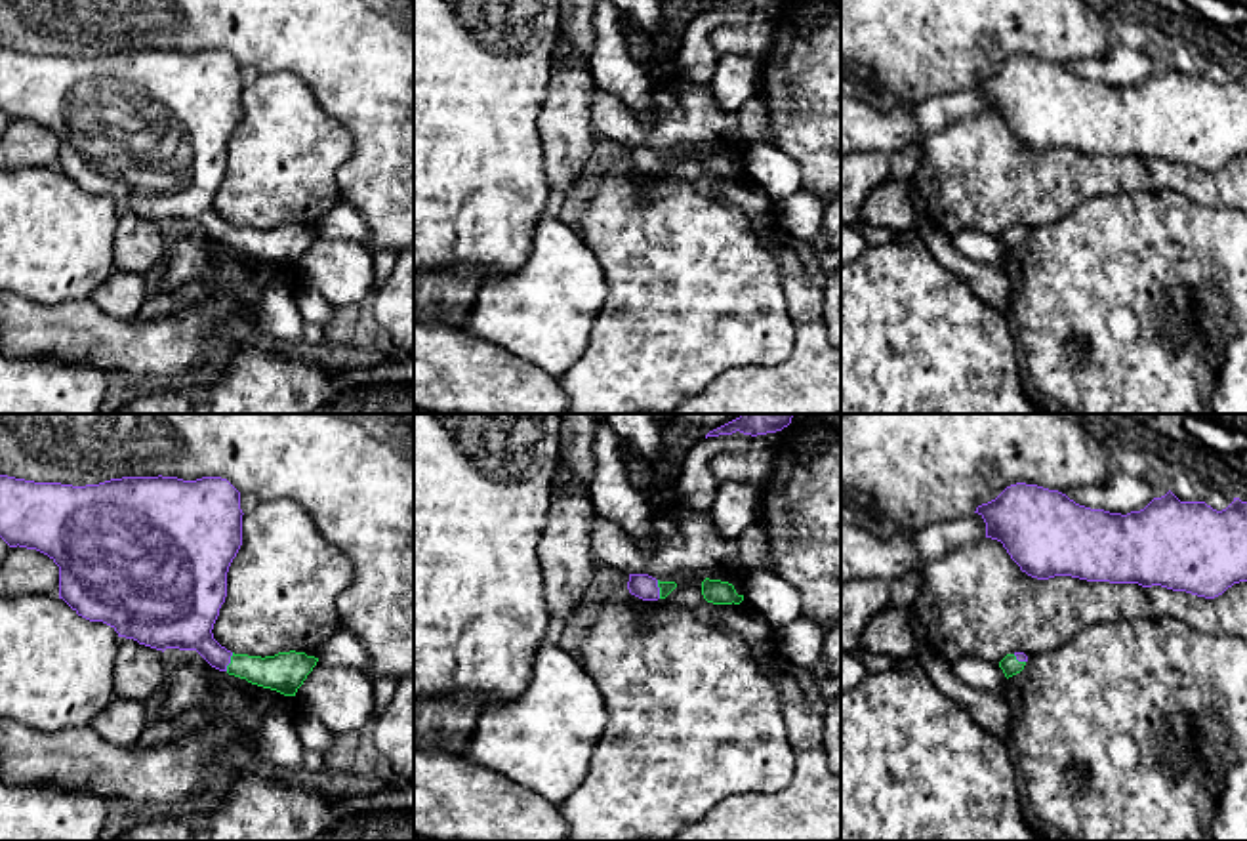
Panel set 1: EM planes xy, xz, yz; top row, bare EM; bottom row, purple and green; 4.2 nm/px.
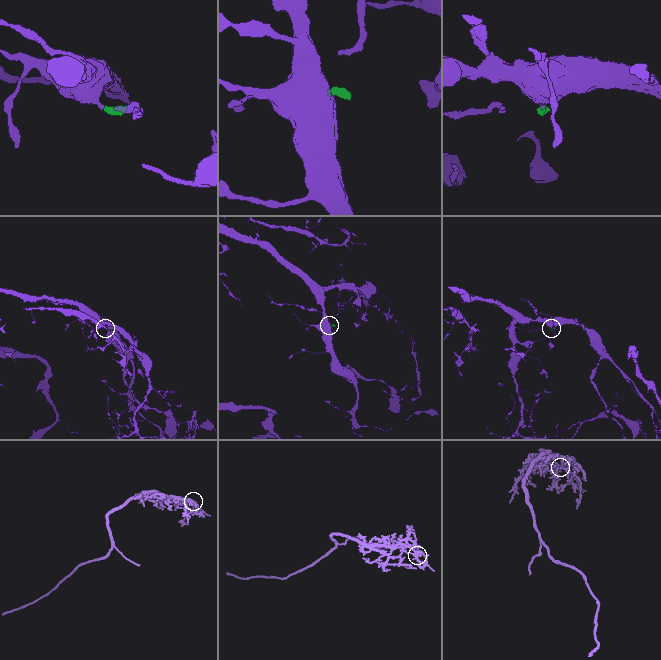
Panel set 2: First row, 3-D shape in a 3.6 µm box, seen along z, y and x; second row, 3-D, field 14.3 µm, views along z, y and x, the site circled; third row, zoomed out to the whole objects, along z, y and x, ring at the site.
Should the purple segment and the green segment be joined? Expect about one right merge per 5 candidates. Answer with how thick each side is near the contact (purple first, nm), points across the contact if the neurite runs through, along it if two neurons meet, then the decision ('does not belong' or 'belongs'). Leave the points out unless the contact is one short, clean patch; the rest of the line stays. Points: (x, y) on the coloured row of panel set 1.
240 nm thick on the purple side, 170 nm on the other; runs through xy (185, 622), (229, 662), (260, 672), (285, 672); belongs

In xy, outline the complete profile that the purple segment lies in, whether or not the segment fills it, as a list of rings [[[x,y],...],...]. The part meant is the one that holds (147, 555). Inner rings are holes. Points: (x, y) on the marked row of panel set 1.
[[[0,475],[0,538],[10,547],[36,549],[59,566],[59,599],[78,616],[111,626],[118,637],[166,650],[196,650],[212,667],[252,685],[296,696],[318,658],[305,652],[275,656],[235,654],[214,639],[214,624],[227,597],[227,572],[242,545],[240,492],[221,477],[122,477],[72,486]]]

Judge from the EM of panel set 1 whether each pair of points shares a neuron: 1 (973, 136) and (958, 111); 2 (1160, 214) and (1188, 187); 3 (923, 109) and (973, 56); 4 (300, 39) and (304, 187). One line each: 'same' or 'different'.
1: different
2: different
3: different
4: different

